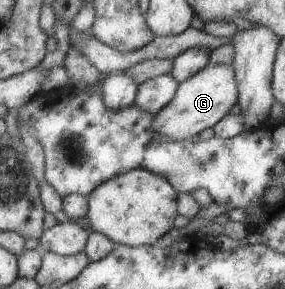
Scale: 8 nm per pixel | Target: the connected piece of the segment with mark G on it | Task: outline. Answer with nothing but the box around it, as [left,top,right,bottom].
[151,63,237,142]

